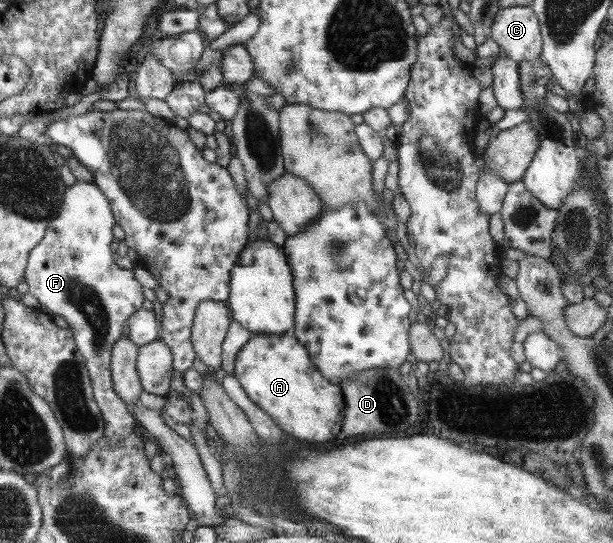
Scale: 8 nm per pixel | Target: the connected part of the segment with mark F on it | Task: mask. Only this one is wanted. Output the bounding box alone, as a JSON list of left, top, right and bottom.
[25,181,144,448]

